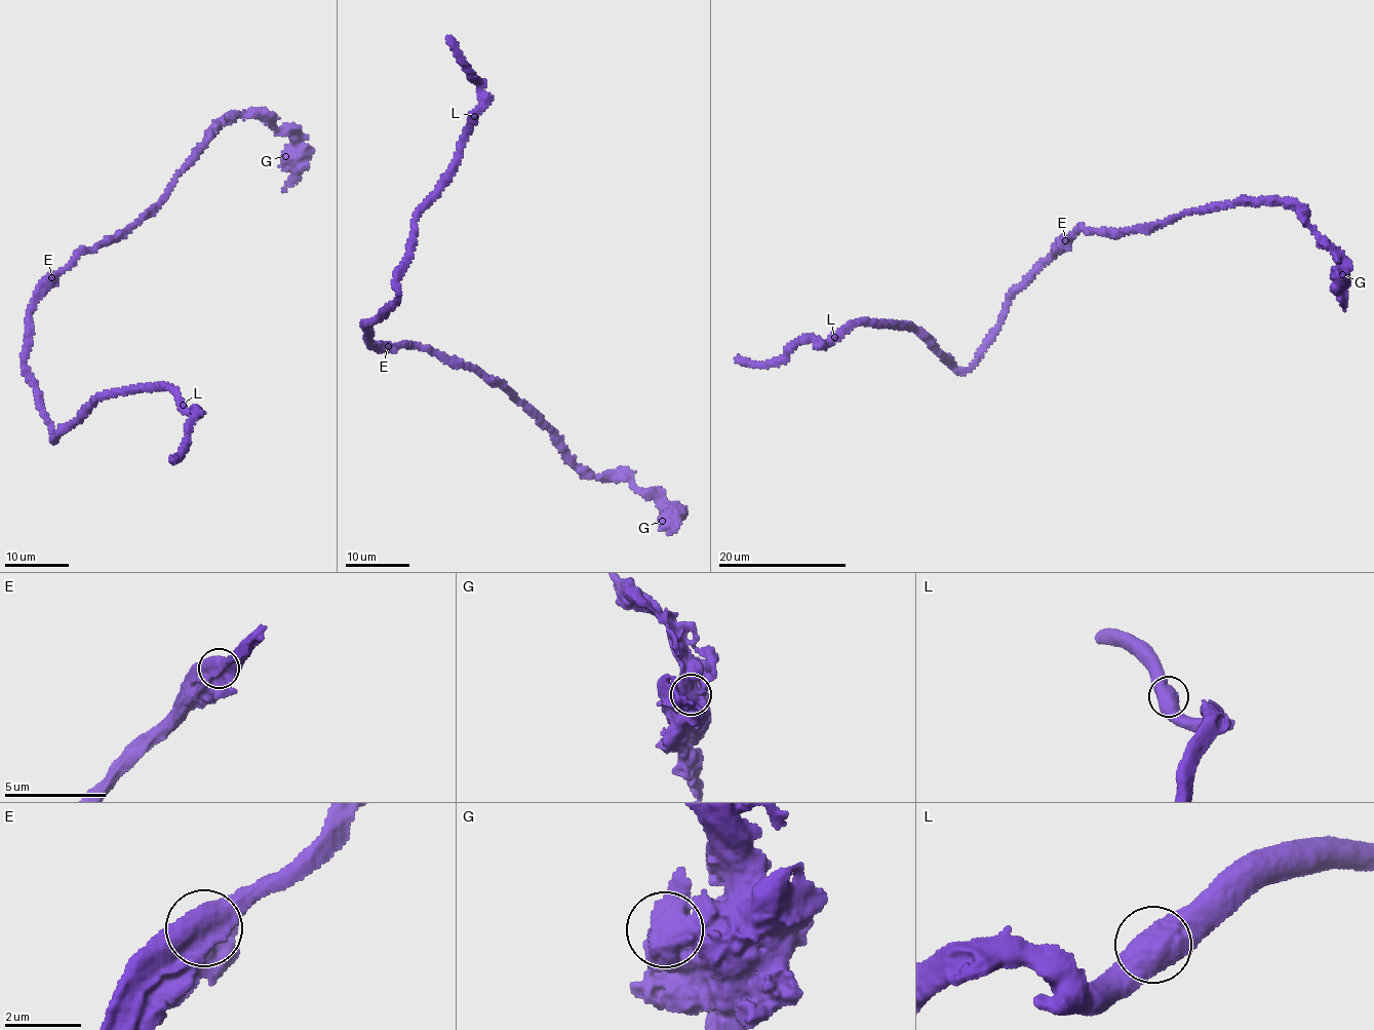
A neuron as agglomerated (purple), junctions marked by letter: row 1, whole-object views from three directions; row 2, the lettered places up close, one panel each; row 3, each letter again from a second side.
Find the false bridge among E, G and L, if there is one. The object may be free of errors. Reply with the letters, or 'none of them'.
none of them

